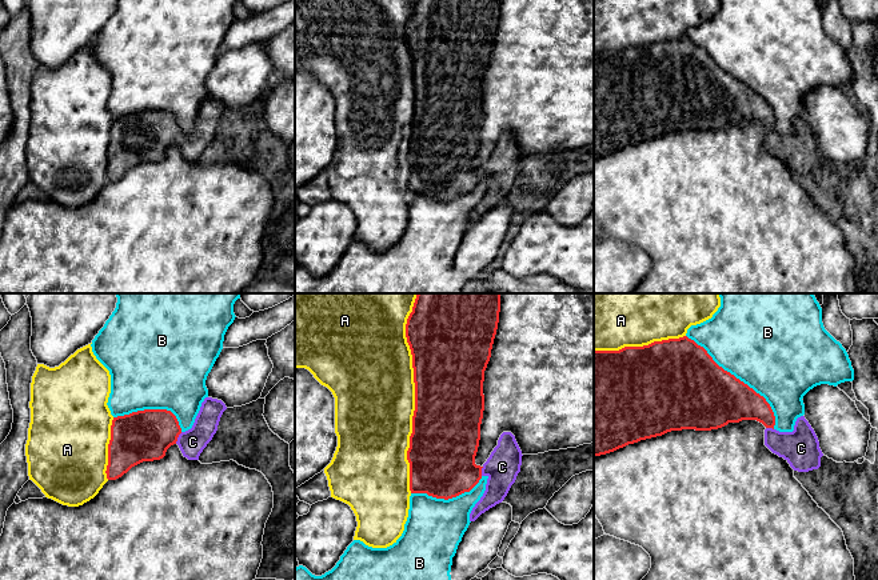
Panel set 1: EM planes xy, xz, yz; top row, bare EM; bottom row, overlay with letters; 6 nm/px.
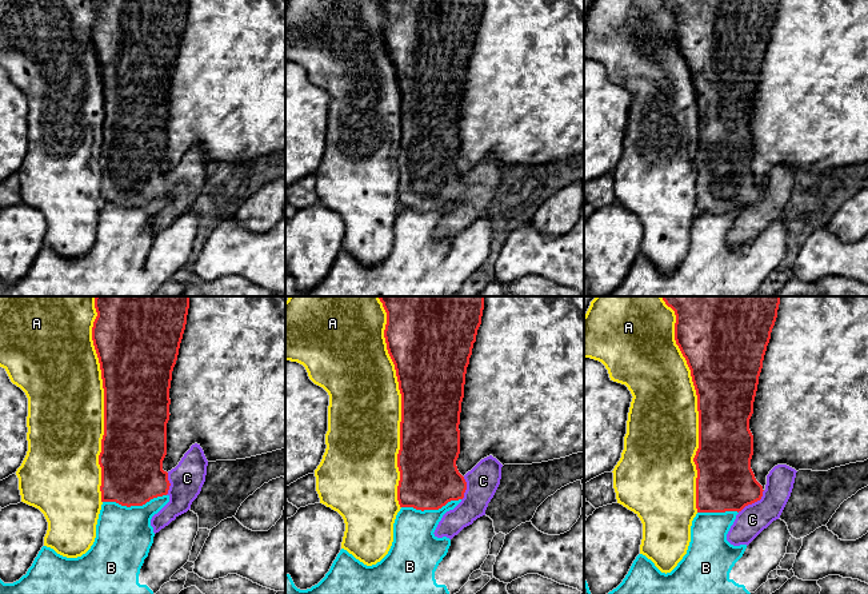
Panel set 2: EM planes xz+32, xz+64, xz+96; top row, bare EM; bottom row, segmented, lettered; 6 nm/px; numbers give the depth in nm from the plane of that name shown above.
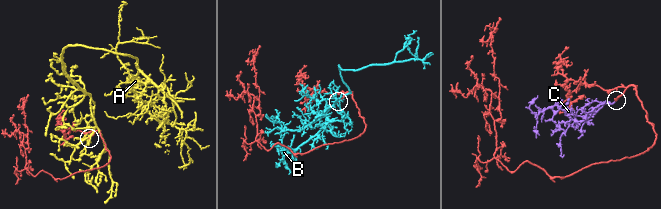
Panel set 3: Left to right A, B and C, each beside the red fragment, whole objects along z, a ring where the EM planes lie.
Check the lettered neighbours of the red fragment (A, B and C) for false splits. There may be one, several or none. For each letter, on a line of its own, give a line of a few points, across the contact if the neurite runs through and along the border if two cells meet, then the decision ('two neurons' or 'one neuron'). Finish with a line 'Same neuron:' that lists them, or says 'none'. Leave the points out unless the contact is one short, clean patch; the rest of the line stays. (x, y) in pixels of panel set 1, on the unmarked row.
A: two neurons
B: two neurons
C: one neuron
Same neuron: C

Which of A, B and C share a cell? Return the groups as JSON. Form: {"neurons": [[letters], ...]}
{"neurons": [["A"], ["B"], ["C"]]}

